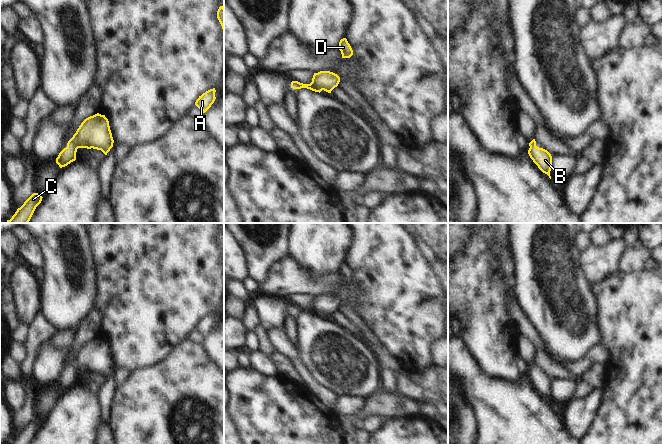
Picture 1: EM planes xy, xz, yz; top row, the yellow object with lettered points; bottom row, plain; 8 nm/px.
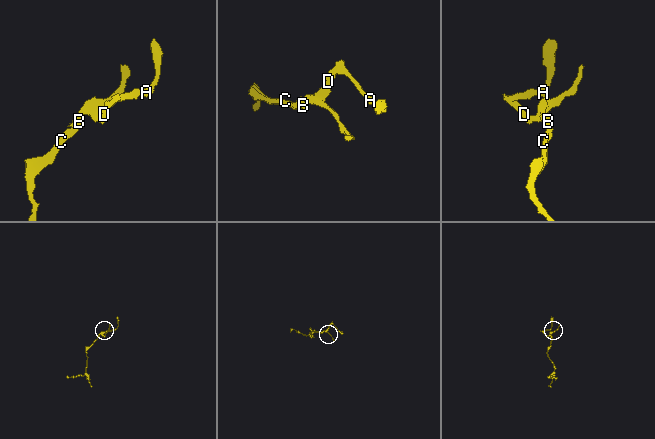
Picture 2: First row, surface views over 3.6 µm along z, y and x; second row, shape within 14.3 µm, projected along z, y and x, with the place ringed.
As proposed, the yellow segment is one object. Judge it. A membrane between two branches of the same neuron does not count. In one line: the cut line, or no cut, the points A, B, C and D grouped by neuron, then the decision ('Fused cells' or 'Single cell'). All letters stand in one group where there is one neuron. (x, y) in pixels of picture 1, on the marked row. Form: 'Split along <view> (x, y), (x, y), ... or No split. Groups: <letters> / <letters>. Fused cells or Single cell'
No split. Groups: A B C D. Single cell.

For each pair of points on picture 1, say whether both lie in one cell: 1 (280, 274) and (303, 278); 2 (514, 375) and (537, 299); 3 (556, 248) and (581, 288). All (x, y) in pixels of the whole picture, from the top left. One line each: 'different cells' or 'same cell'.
1: same cell
2: different cells
3: same cell

